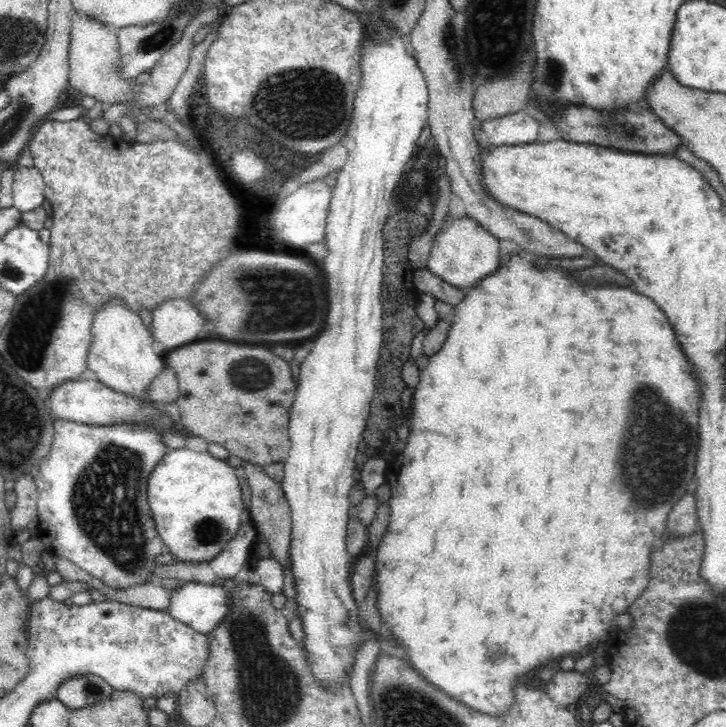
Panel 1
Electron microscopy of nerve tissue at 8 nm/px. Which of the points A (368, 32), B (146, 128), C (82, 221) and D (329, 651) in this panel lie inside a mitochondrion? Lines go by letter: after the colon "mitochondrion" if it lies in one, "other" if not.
A: other
B: other
C: other
D: other

